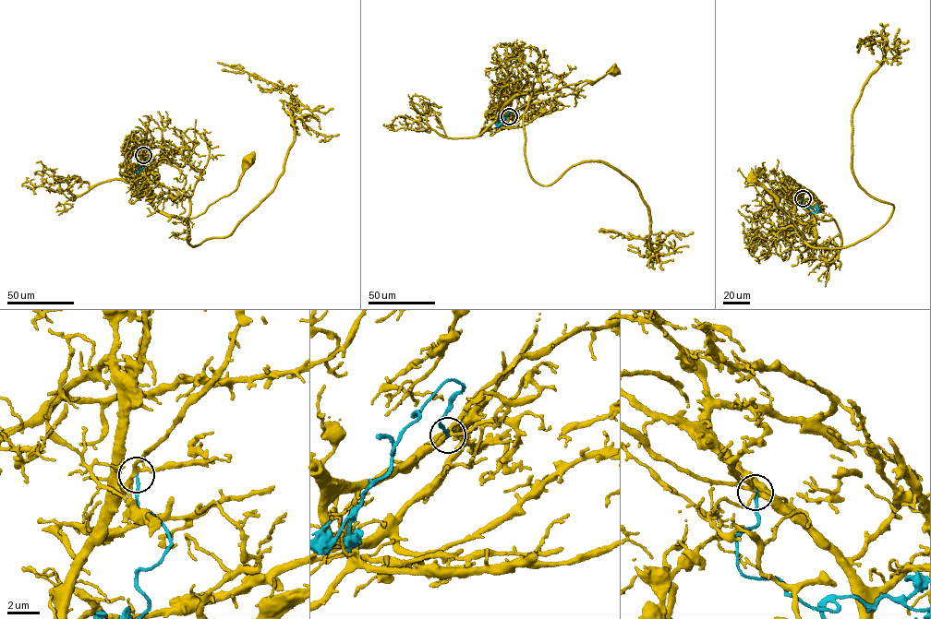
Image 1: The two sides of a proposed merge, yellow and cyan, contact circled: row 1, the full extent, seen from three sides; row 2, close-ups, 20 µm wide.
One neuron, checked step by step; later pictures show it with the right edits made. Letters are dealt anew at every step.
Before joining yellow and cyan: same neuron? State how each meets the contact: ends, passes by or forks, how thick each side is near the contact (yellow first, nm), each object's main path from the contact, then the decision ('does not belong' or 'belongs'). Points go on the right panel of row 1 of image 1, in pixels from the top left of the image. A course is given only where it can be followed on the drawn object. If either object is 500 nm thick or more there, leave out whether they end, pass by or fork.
yellow forks; cyan ends; calibres 240 and 160 nm; course yellow (803, 198), (811, 206), (815, 216), (816, 236), (808, 244), (778, 205), (777, 199), (753, 178); course cyan (803, 198), (802, 205), (817, 208), (811, 214); does not belong

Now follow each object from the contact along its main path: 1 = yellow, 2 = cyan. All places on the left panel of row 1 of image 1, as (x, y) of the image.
1: (143, 155), (138, 174), (150, 202), (170, 216), (187, 220), (204, 213), (211, 204), (233, 192), (250, 160)
2: (143, 155), (146, 161), (139, 172)

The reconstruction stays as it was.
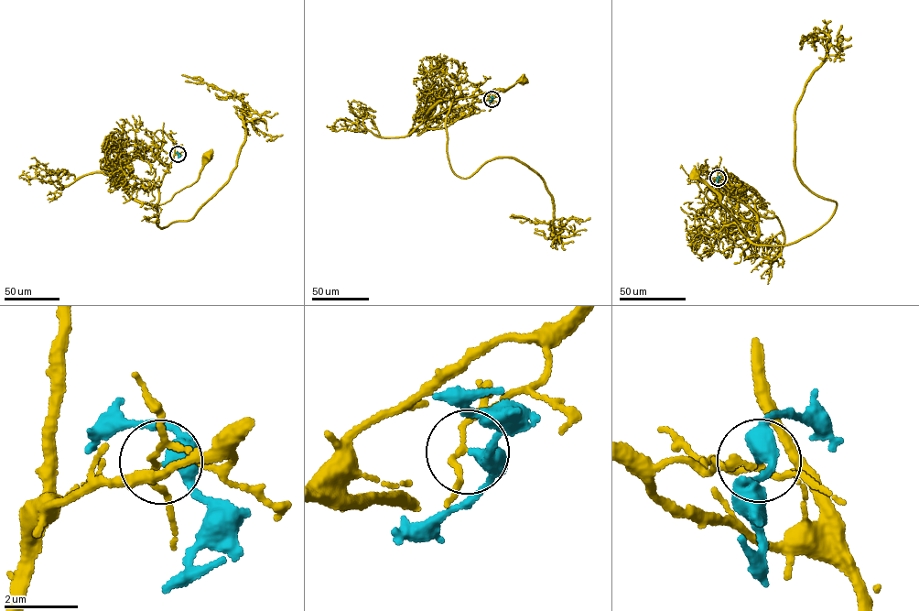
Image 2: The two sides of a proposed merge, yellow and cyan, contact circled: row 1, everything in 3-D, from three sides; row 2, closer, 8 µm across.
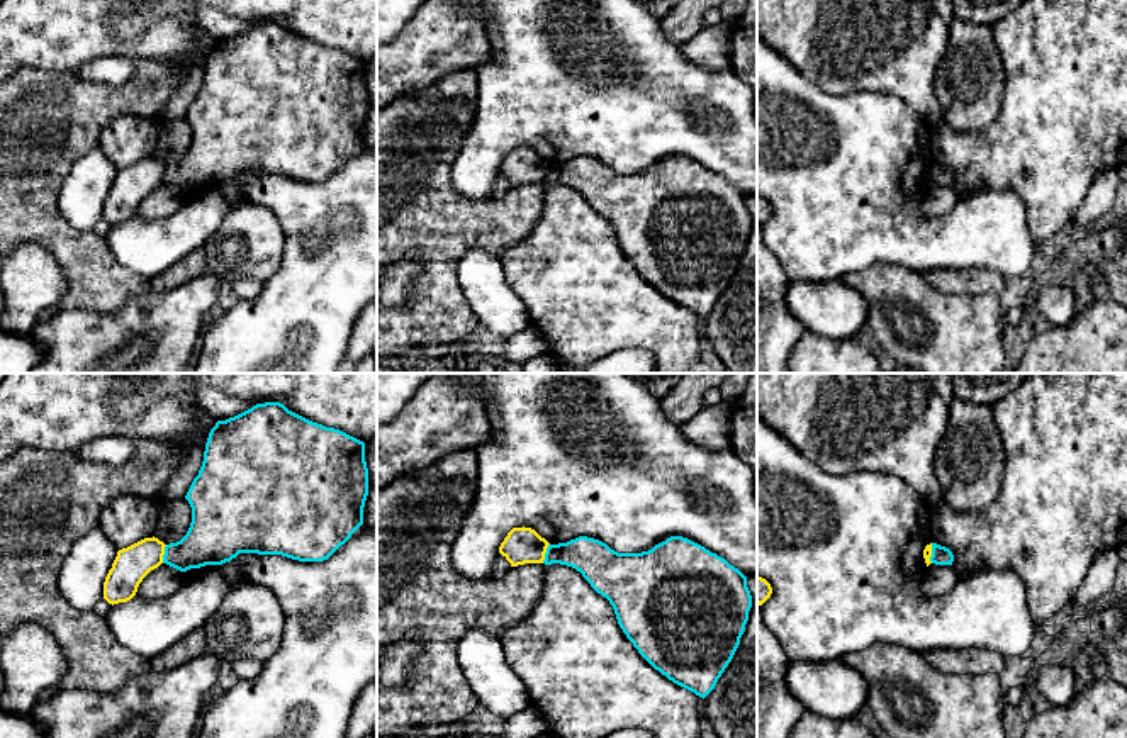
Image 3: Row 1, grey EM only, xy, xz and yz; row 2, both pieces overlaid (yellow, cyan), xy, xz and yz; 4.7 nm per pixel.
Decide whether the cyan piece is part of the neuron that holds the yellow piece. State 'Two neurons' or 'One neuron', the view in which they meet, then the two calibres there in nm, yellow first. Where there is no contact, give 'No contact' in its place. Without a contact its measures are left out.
Two neurons. Touches yellow in xz. Thickness 180 nm (yellow) against 180 nm

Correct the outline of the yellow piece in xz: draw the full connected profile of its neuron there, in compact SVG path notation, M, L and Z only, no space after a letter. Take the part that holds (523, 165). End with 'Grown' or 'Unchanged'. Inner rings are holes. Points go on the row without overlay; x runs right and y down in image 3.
M513 148L499 166L511 187L543 183L548 161L531 148Z. Unchanged

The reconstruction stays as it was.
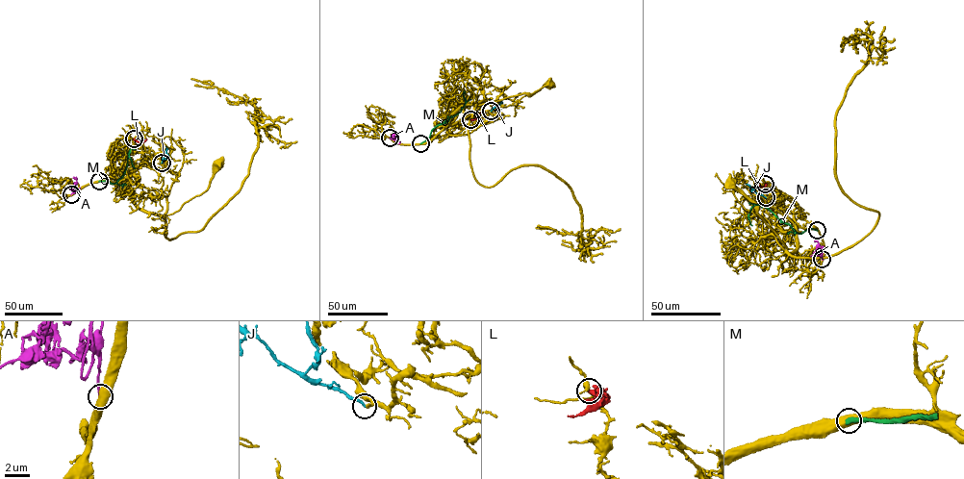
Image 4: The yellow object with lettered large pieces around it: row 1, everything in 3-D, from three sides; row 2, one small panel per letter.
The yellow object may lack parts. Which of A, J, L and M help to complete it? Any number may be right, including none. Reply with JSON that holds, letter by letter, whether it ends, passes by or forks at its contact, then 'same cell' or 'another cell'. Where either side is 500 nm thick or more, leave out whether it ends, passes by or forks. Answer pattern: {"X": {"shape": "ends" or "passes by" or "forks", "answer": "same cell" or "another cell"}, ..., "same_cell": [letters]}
{"A": {"answer": "another cell"}, "J": {"shape": "ends", "answer": "same cell"}, "L": {"answer": "another cell"}, "M": {"answer": "another cell"}, "same_cell": ["J"]}

